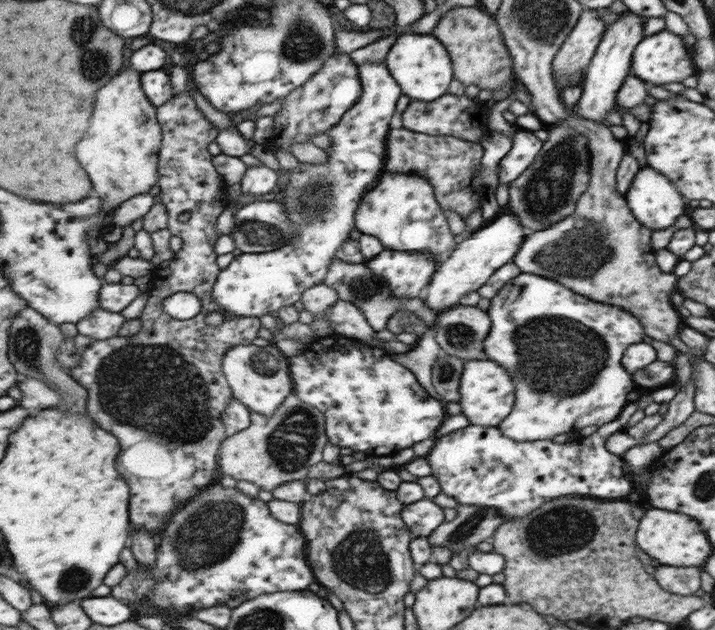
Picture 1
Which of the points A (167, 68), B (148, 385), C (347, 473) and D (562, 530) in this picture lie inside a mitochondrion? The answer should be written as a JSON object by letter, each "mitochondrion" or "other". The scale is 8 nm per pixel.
{"A":"other","B":"mitochondrion","C":"other","D":"mitochondrion"}

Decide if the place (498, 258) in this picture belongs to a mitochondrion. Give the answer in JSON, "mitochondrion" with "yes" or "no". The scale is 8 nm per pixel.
{"mitochondrion":"no"}

